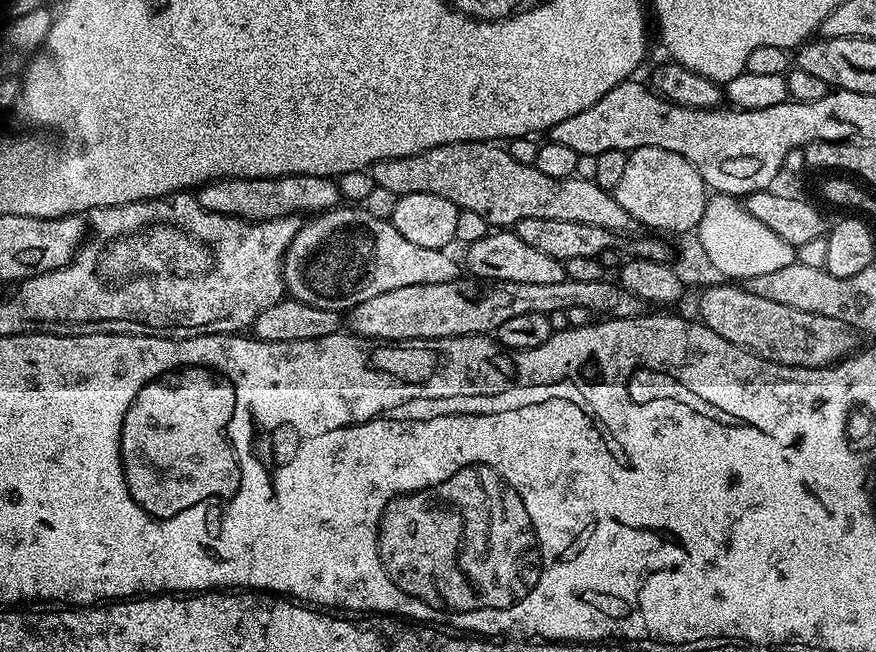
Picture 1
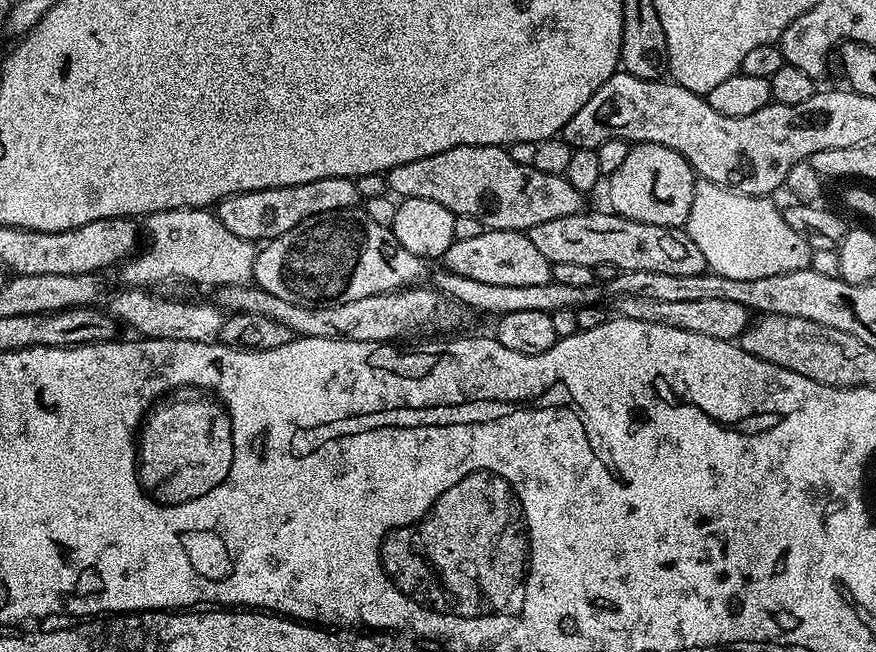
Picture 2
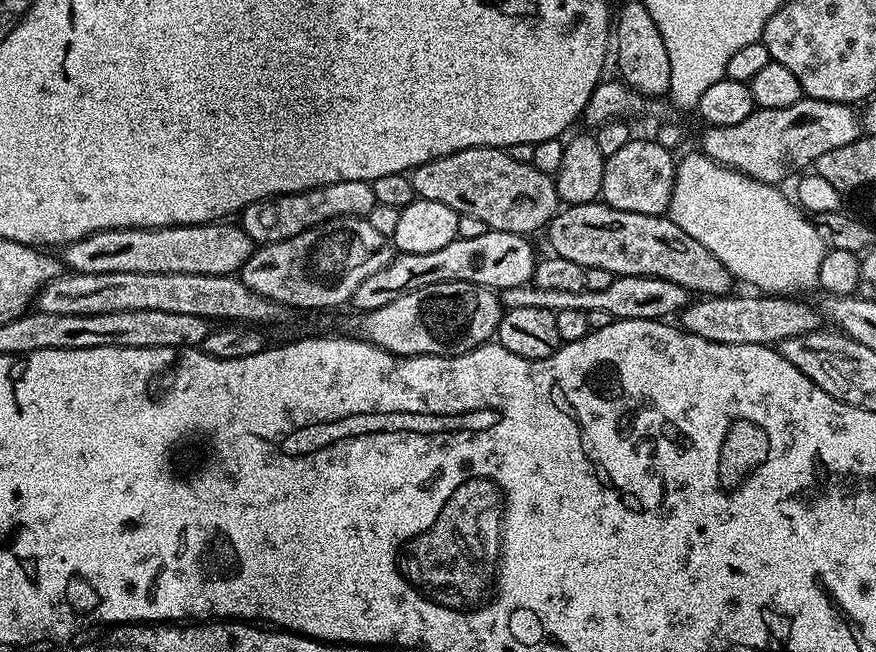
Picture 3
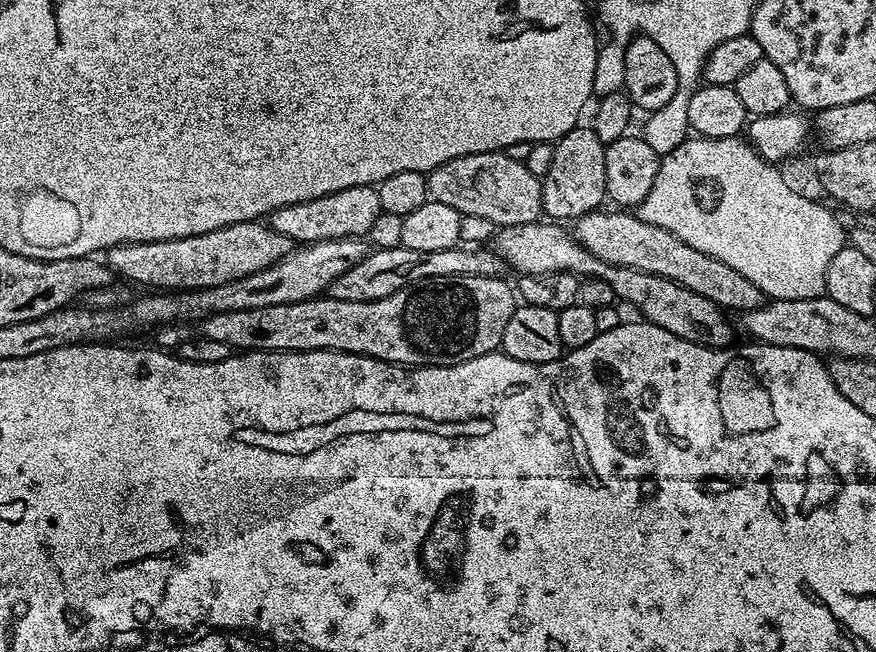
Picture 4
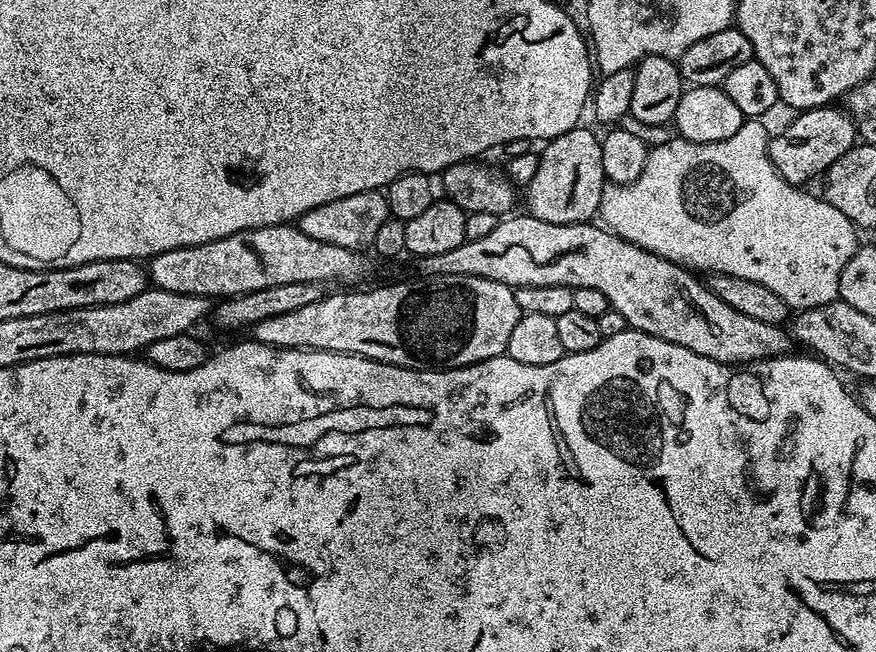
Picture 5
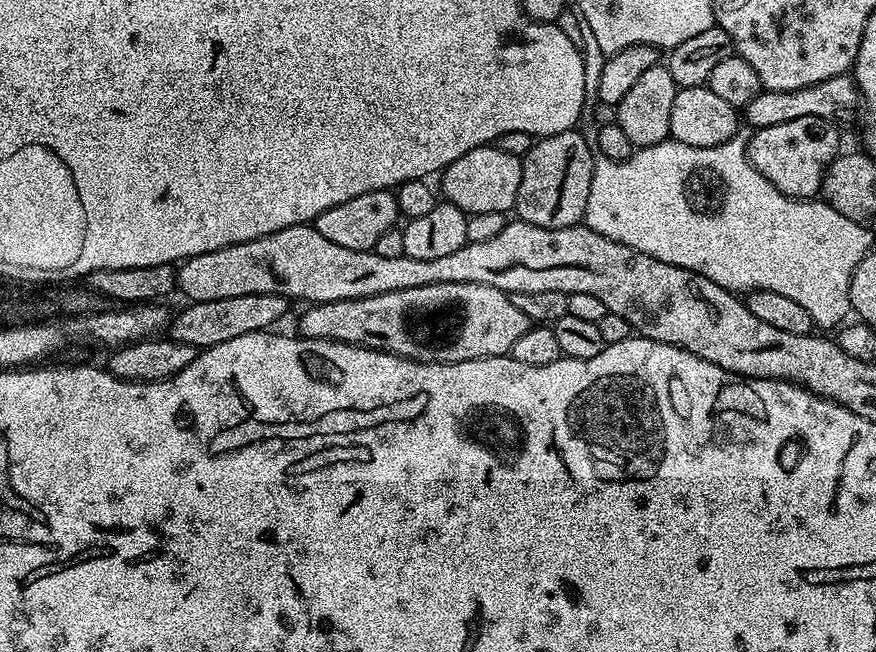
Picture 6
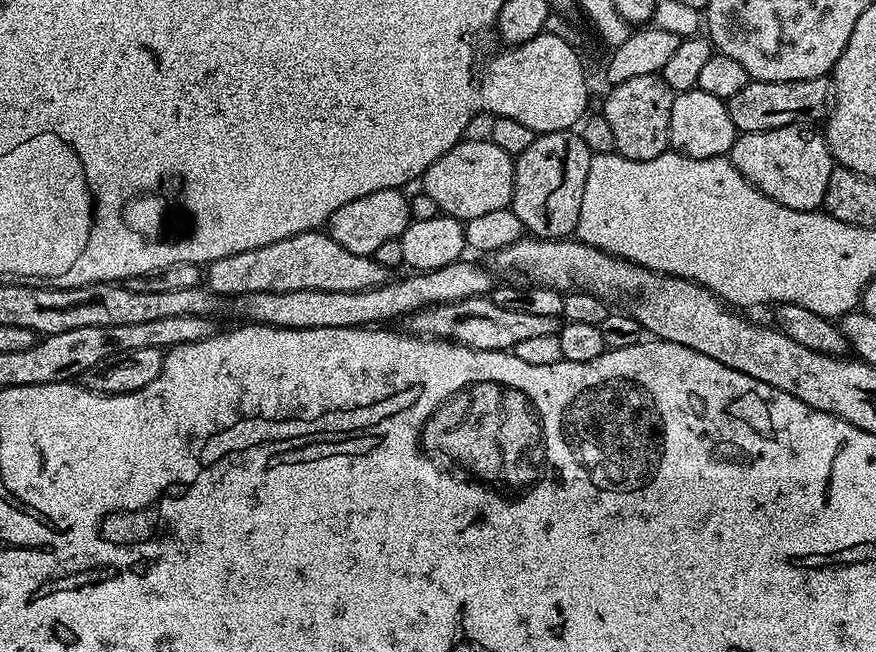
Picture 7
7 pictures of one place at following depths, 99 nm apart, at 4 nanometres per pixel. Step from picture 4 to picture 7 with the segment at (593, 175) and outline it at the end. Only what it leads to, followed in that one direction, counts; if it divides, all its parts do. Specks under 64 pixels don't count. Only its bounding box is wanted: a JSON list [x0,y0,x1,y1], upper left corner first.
[510,130,593,240]

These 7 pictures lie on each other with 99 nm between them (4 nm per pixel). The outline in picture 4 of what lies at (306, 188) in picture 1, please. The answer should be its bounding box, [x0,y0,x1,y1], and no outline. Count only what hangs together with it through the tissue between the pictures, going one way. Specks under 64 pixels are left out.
[266,184,379,245]

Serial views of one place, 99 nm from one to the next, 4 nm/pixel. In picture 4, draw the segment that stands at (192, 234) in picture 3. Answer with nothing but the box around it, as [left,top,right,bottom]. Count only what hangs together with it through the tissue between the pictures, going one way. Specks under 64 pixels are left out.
[106,220,294,290]

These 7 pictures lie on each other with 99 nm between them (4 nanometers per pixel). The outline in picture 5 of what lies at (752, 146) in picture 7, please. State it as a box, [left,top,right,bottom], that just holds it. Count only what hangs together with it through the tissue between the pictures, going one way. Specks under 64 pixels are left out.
[768,106,858,186]

